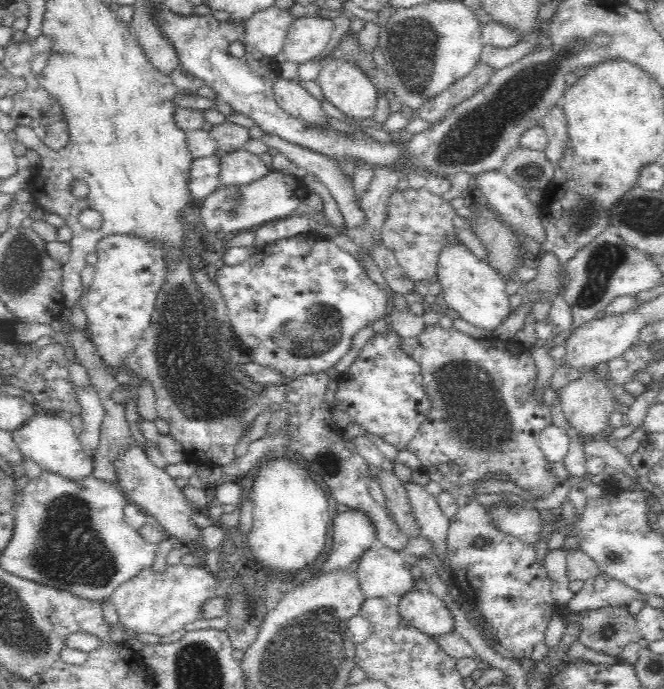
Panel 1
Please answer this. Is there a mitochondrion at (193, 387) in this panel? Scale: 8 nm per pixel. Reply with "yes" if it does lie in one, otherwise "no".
yes

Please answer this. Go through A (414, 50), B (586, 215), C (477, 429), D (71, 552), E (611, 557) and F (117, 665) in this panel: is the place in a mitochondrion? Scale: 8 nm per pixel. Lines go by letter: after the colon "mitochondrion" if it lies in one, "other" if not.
A: mitochondrion
B: mitochondrion
C: mitochondrion
D: mitochondrion
E: mitochondrion
F: other

